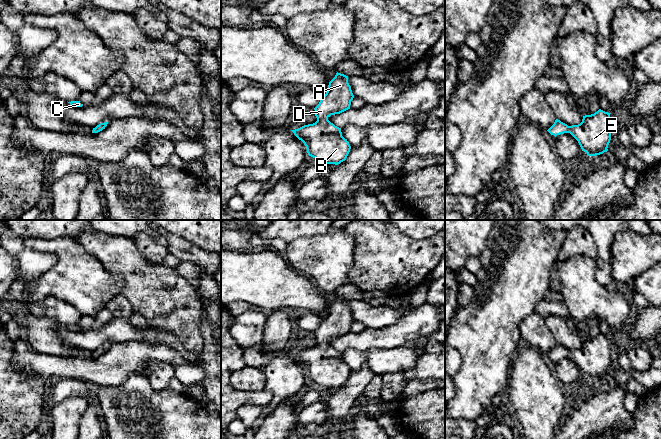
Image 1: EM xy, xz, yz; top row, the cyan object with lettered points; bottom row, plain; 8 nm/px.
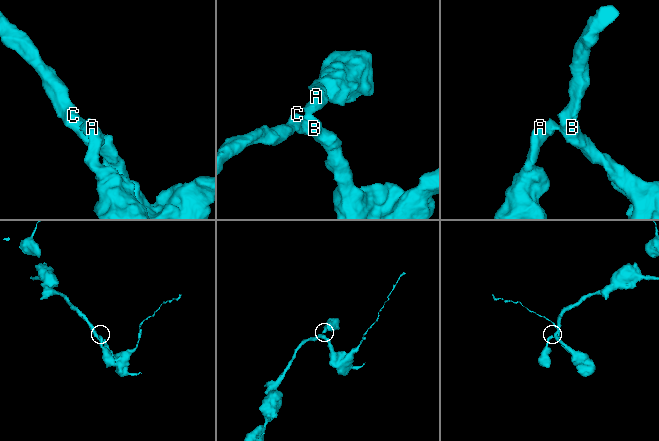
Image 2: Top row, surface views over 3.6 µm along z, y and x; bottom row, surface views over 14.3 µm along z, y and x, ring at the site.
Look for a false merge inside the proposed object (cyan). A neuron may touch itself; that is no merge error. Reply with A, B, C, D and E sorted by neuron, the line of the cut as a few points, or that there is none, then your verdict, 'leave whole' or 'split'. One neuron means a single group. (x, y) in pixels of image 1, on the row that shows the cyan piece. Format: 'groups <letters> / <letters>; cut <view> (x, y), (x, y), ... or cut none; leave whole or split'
groups A B C D E; cut none; leave whole

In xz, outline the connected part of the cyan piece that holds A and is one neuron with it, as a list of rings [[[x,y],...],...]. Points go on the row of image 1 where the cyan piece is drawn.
[[[337,72],[329,82],[326,94],[314,108],[317,121],[291,130],[304,143],[309,156],[325,164],[338,165],[346,160],[351,146],[342,136],[341,128],[328,118],[350,109],[353,98],[348,76]]]

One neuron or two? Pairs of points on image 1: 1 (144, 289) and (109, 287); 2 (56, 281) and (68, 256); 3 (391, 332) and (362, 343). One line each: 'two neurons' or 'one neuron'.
1: two neurons
2: one neuron
3: one neuron

